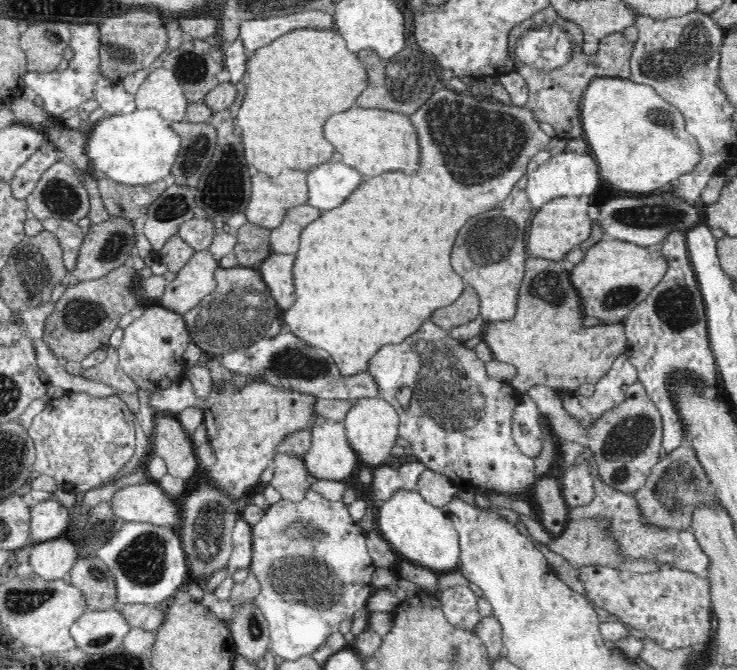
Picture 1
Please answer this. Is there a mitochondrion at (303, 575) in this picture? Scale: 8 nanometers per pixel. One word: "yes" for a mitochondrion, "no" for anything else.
yes

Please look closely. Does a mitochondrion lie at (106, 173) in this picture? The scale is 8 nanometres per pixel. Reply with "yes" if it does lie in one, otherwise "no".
no

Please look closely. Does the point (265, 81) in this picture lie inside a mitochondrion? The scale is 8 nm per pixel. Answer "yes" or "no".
no

